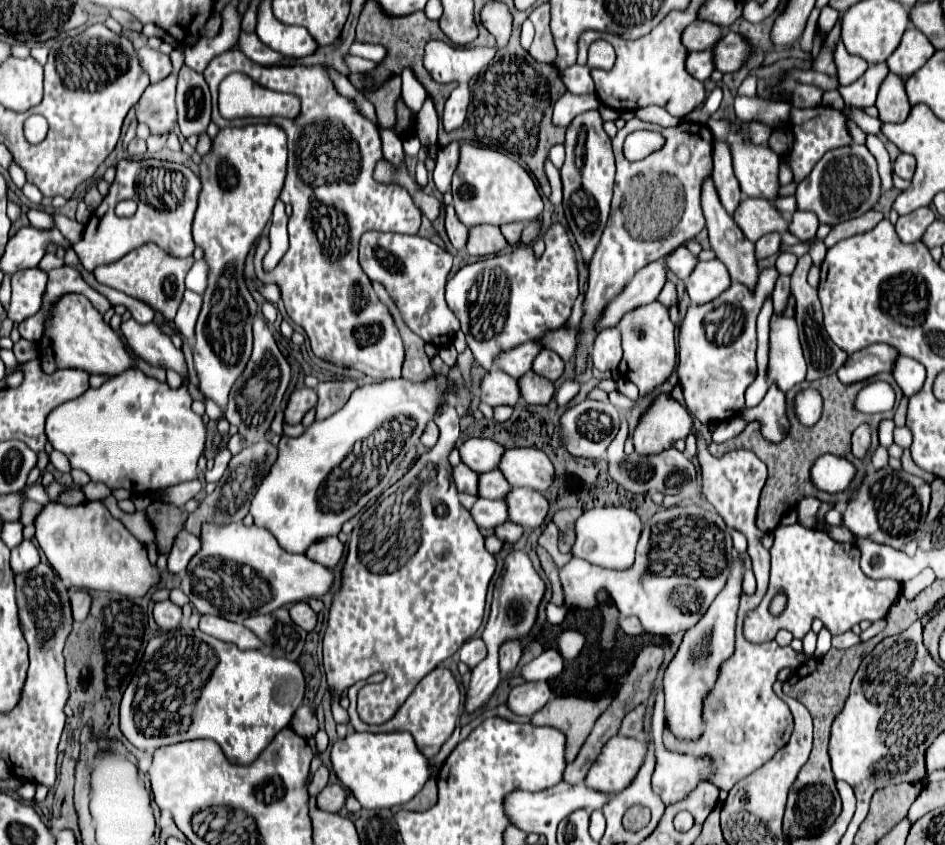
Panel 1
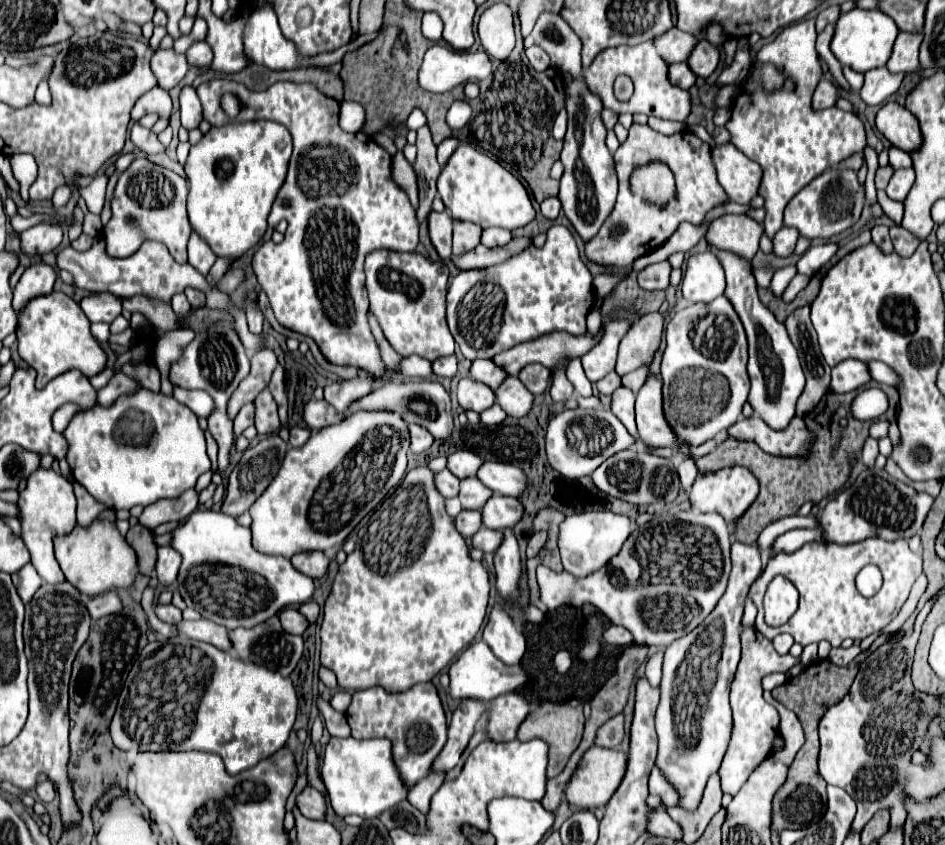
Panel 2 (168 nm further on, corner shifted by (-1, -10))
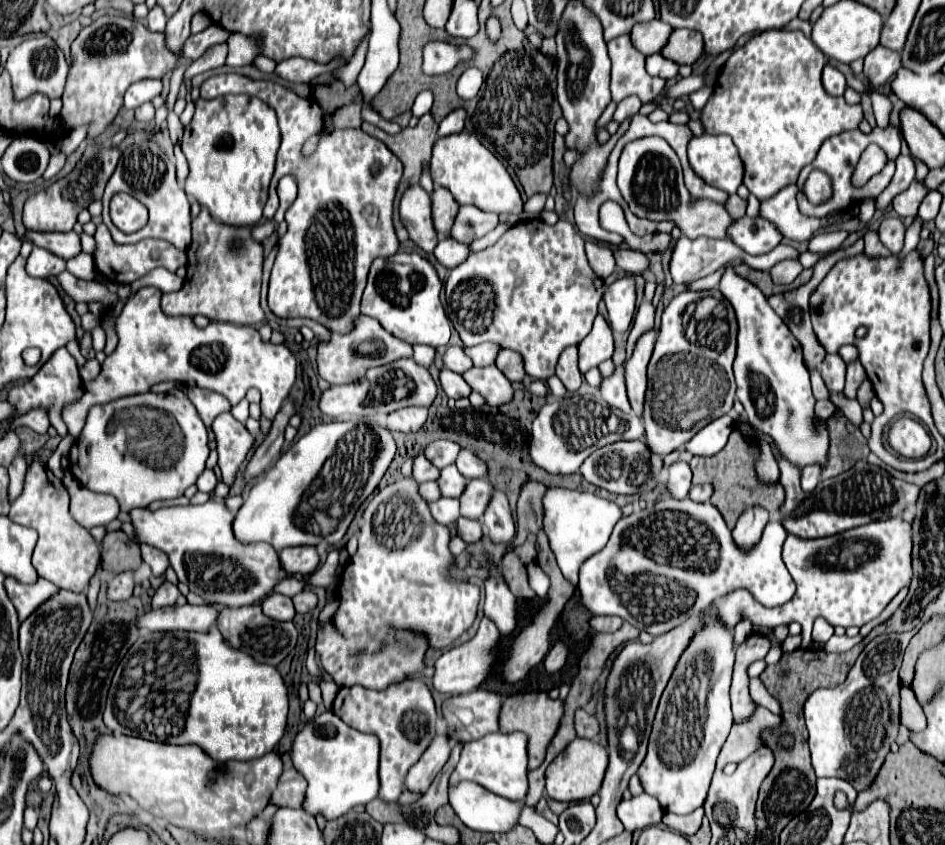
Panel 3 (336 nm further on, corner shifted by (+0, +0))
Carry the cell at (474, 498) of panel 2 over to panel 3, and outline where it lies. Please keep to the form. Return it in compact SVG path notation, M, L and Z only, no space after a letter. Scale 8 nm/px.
M454 464L440 470L440 478L436 480L436 484L440 488L440 494L448 496L448 498L458 498L460 490L464 490L464 486L466 486L462 474L456 470Z

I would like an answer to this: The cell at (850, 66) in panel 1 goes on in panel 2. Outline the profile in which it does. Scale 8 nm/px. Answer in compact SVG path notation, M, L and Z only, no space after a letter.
M843 66L843 74L845 74L845 78L847 78L847 82L849 82L849 86L851 86L853 90L859 90L859 88L861 88L861 84L863 84L863 74L851 70L849 66Z

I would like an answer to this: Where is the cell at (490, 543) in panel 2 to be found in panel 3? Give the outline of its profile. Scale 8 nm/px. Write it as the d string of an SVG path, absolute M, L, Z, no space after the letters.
M458 518L458 520L454 522L454 526L456 526L458 536L460 536L466 544L470 544L470 542L478 542L478 540L482 538L482 526L480 526L478 520Z

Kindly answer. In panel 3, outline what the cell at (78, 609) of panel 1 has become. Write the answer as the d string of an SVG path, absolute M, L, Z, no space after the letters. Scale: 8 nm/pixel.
M134 572L116 574L116 576L110 580L110 586L108 586L108 598L110 598L110 600L128 600L128 598L132 596L134 586L136 586Z

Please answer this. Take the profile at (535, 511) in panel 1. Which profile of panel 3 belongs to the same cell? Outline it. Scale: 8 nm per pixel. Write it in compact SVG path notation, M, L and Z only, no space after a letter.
M476 478L468 480L464 492L460 494L460 516L464 518L480 518L484 512L484 506L488 504L492 492L492 484L486 478Z

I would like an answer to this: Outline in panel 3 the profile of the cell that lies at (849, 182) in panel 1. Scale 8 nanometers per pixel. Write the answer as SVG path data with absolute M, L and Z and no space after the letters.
M790 184L786 188L782 188L778 194L774 194L772 198L760 202L760 218L772 222L776 226L776 230L788 240L808 242L810 236L814 236L816 232L830 226L836 218L842 216L838 212L838 214L830 214L822 220L804 218L796 206L796 194L798 194L798 186Z

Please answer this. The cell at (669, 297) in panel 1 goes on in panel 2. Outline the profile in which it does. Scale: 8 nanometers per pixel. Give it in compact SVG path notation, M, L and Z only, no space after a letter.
M613 320L609 322L609 328L605 328L605 336L601 340L601 344L597 344L597 348L593 348L593 352L587 352L581 362L585 368L585 374L591 382L601 380L603 376L607 376L609 372L615 370L615 362L617 362L617 350L619 350L619 342L625 336L625 332L631 328L629 320Z

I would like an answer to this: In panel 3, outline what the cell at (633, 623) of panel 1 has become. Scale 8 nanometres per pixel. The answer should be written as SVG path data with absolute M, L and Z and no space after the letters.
M594 616L590 618L590 628L596 632L614 632L622 626L622 618L618 616Z

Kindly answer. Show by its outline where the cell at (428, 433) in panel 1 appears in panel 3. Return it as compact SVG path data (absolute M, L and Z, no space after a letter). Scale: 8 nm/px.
M422 406L400 408L388 414L388 428L400 430L400 432L416 432L422 428L426 418L428 418L428 408L422 408Z

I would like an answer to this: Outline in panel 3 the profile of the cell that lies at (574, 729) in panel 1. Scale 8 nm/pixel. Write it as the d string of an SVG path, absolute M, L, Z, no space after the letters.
M526 692L508 696L500 708L500 732L524 732L528 736L528 768L534 770L544 762L544 754L552 734L556 732L556 724L560 724L562 700L552 700L546 692Z

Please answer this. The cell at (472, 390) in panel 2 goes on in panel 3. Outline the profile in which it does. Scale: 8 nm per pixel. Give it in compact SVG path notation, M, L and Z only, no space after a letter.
M442 368L442 370L440 370L438 382L440 382L440 386L442 386L442 390L444 390L444 394L446 394L448 398L454 398L454 400L456 400L456 398L466 398L466 396L470 394L468 384L462 382L460 374L456 374L456 372L448 370L448 368Z

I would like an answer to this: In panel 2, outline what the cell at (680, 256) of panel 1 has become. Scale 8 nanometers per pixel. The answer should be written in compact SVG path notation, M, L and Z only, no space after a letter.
M659 262L651 264L645 270L639 272L637 280L639 286L645 290L665 290L669 286L669 276L671 276L671 264L669 262Z

